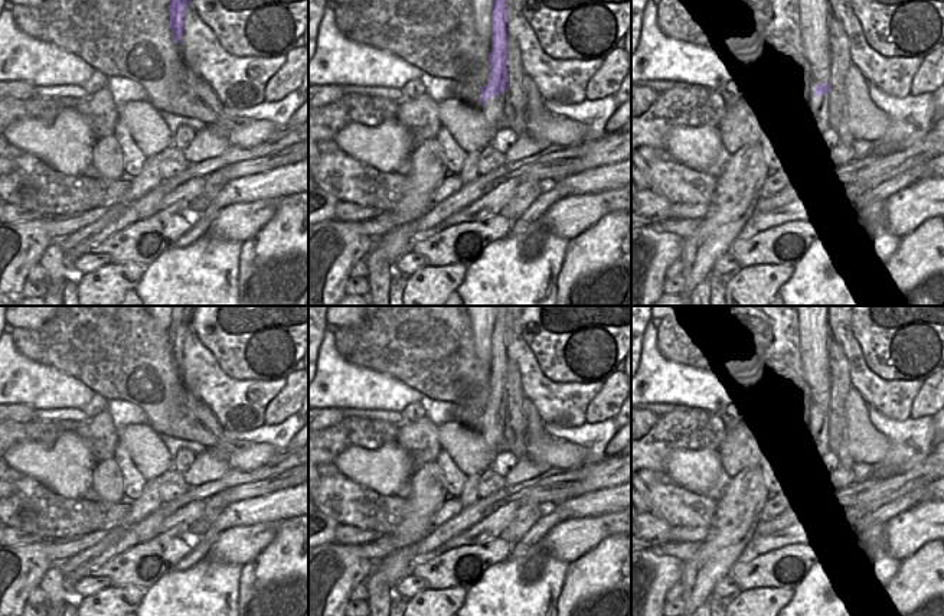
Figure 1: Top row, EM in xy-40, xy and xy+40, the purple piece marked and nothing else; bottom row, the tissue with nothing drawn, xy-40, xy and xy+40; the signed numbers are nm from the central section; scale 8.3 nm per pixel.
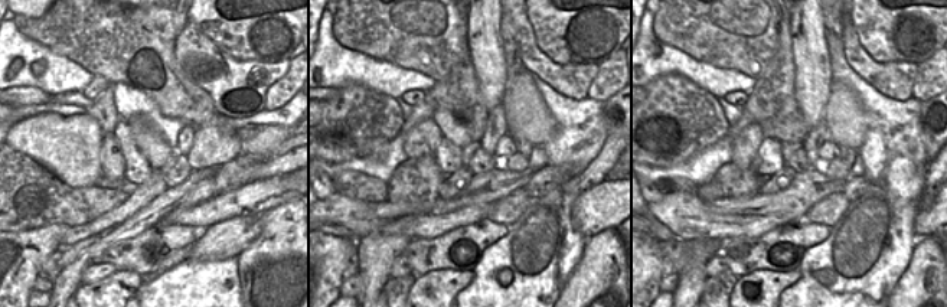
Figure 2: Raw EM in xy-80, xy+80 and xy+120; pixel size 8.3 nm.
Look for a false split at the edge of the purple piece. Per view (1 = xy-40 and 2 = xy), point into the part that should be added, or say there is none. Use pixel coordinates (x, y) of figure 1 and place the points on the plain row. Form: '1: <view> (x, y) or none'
1: none
2: xy (493, 433)

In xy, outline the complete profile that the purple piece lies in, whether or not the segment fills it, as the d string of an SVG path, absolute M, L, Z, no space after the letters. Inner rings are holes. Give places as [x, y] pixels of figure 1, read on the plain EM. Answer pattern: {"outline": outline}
{"outline": "M497 306L494 310L494 325L491 335L491 375L489 378L489 407L481 410L481 426L487 447L496 454L504 447L503 424L497 417L506 413L509 404L506 398L506 306Z"}

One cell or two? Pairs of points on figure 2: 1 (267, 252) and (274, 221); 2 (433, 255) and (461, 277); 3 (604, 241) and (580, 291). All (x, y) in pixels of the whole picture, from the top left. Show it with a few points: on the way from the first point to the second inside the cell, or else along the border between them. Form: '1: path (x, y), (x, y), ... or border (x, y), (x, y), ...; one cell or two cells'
1: path (274, 245), (274, 228); one cell
2: border (472, 270), (430, 270), (418, 277); two cells
3: path (604, 254), (603, 268), (593, 278); one cell

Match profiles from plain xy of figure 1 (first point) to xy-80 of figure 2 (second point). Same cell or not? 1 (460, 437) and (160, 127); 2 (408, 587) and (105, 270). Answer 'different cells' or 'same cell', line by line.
1: different cells
2: same cell

